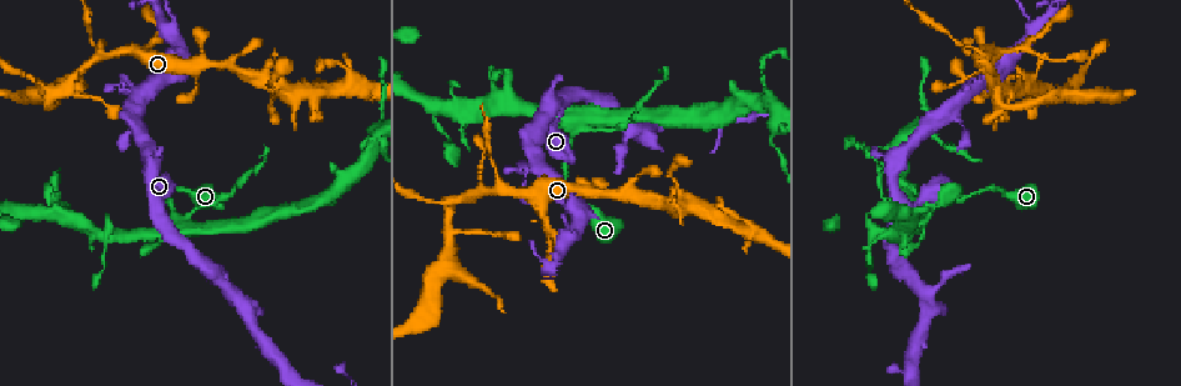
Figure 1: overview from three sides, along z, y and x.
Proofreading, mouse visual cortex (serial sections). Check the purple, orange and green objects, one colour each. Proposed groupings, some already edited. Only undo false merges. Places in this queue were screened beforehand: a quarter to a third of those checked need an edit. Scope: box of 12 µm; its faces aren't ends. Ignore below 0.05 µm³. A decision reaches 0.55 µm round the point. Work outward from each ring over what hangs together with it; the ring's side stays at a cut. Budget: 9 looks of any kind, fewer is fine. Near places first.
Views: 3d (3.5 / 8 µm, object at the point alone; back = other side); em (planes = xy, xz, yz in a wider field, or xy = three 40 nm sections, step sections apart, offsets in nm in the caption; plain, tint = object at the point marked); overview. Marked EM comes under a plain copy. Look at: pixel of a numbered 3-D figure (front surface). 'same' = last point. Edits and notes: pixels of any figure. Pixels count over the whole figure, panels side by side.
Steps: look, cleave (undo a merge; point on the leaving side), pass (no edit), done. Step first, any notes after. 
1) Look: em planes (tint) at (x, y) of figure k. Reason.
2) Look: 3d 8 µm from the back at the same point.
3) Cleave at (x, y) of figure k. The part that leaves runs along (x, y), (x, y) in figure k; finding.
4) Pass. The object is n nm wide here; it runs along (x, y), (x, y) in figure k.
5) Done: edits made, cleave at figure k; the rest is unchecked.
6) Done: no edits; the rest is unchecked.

Look: 3d 3.5 µm from the back at (525, 183) of figure 1.

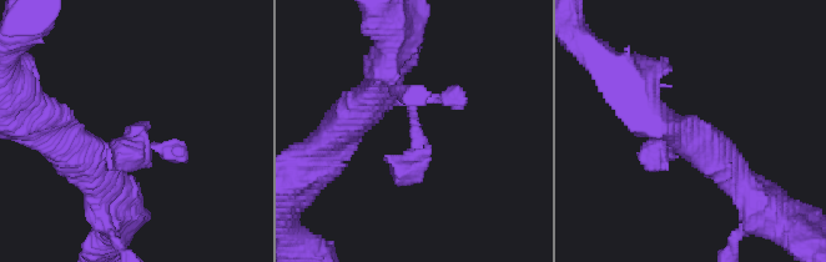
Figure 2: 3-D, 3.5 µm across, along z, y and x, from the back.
Look: em xy step 1 (tint) at (415, 139) of figure 2.

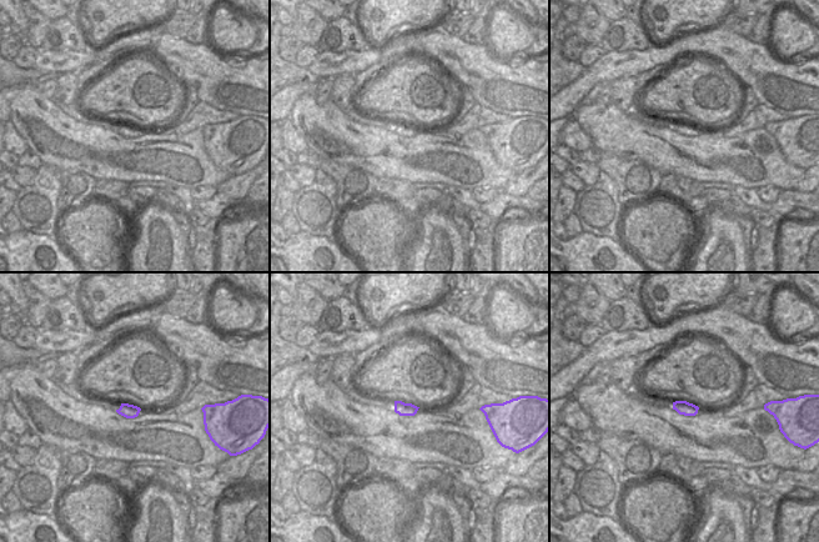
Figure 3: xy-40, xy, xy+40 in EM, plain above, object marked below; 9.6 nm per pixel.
Pass. It runs along (374, 92), (413, 109), (413, 162), (386, 156) in figure 2; one cell here.

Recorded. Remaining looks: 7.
Look: 3d 3.5 µm from the back at (455, 200) of figure 1. Three-way junction.

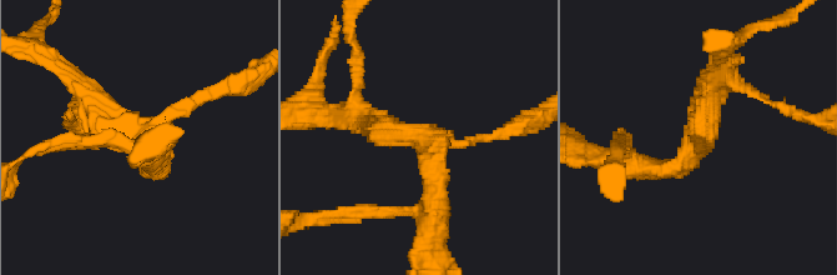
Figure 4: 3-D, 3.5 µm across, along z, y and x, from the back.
Look: em xy step 2 (tint) at (420, 136) of figure 4. 3 arms meet here; the arms are 150, 250, 300 nm wide.

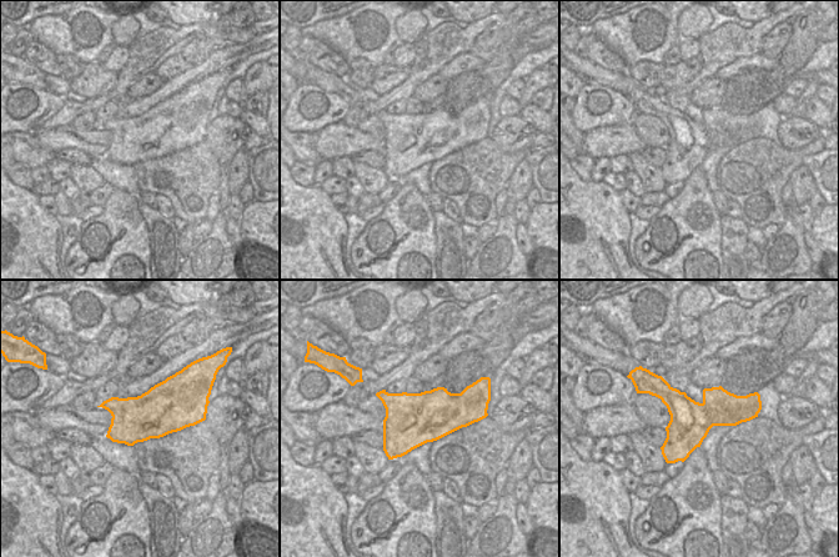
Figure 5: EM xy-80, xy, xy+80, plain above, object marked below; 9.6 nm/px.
Pass. The object is 500 nm wide here; it runs along (716, 85), (687, 159), (630, 166) in figure 4; one cell here.

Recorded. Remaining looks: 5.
Look: 3d 3.5 µm at (176, 223) of figure 1. Small branch off a trunk.

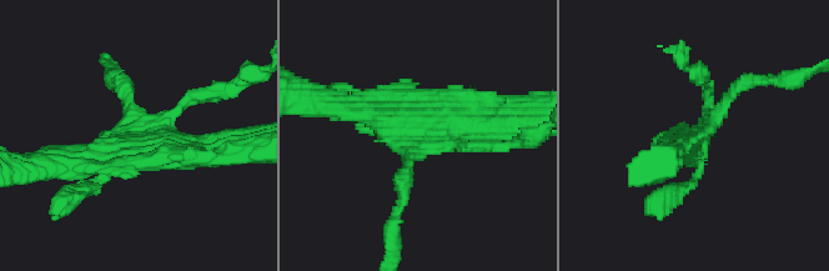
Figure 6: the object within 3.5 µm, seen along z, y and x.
Look: em planes (tint) at (698, 137) of figure 6.

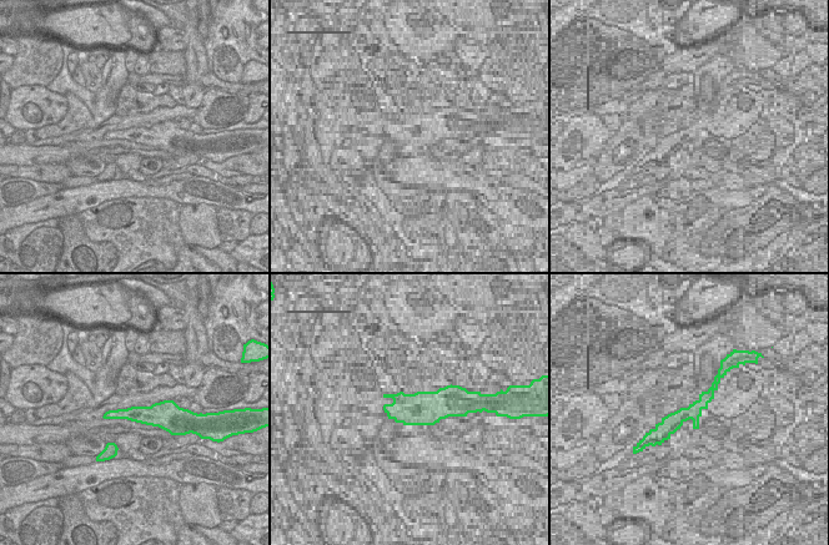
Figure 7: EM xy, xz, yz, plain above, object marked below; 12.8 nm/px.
Pass. Continuous, no second cell.

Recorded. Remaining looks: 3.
Look: 3d 8 µm from the back at (625, 193) of figure 1. Abrupt turn.

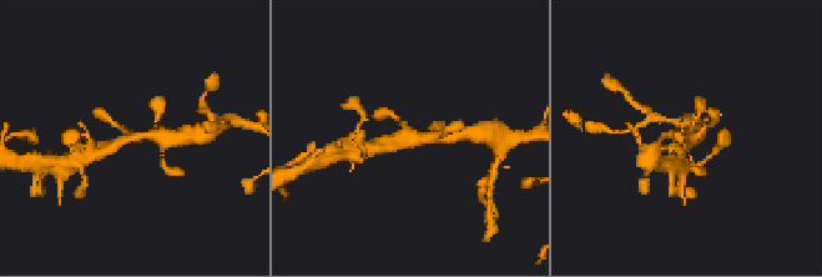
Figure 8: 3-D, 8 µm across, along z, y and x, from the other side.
Look: 3d 3.5 µm at (688, 136) of figure 8.

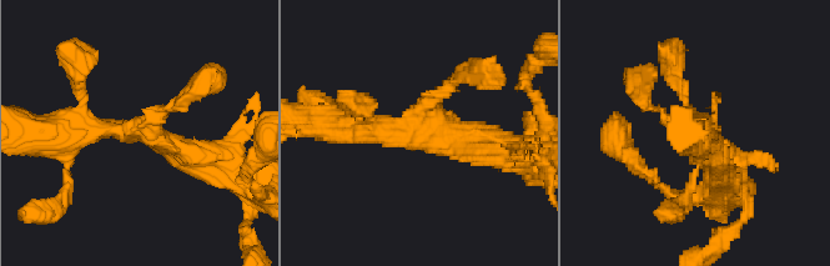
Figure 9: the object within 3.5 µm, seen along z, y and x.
Look: em xy step 1 (tint) at (416, 127) of figure 9. Need the tissue.

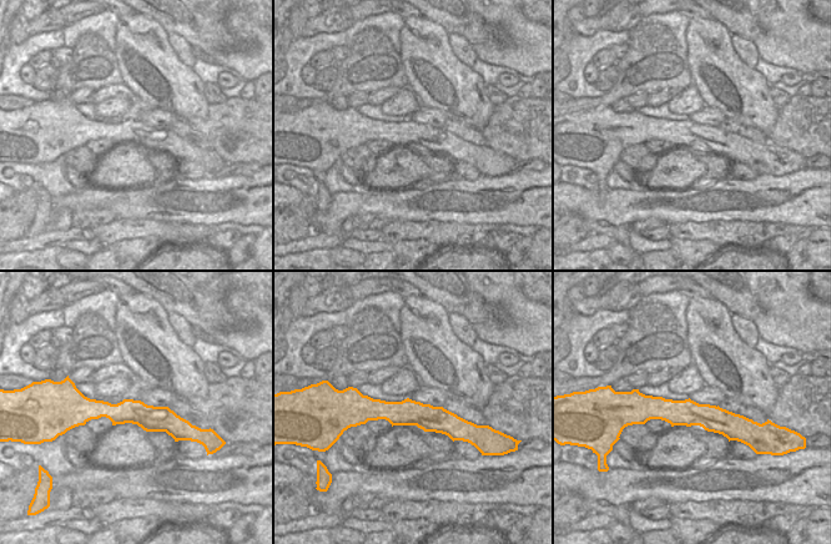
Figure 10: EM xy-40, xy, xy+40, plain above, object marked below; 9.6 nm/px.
Pass. It runs along (50, 132), (139, 129), (204, 167) in figure 9; all the same cell.

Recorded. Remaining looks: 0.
Done: no edits; the rest is unchecked.

